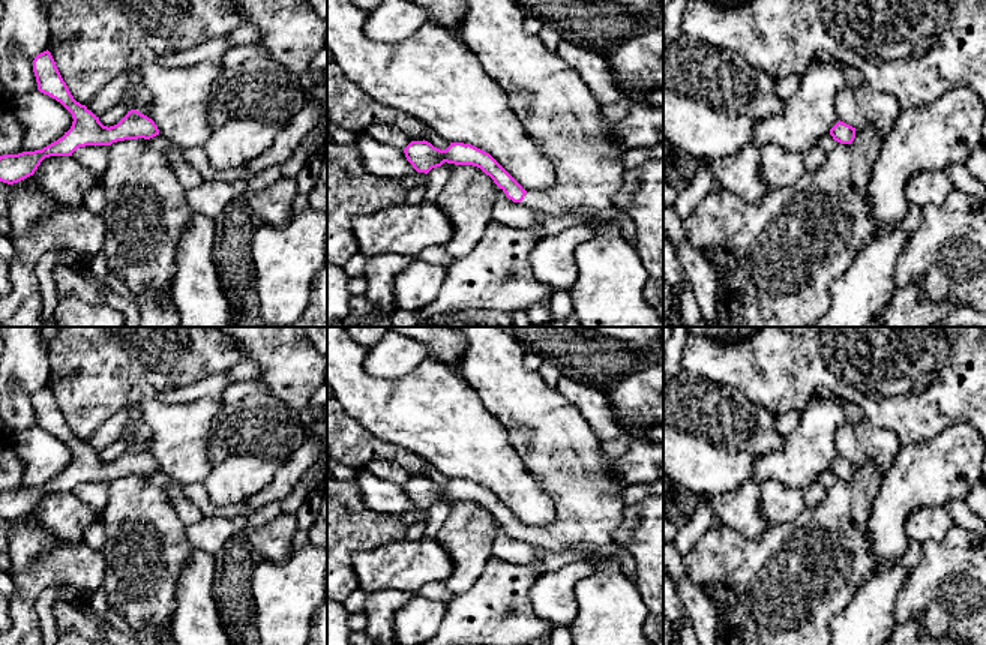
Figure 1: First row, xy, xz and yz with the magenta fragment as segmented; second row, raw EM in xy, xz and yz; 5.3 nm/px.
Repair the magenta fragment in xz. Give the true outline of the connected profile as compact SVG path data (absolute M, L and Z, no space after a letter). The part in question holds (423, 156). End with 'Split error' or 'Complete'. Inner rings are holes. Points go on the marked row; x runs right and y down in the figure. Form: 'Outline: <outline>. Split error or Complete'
Outline: M515 0L465 2L467 14L456 34L474 52L483 72L506 93L509 110L551 160L555 183L548 190L528 192L489 153L464 142L450 142L446 150L440 150L425 140L411 141L404 148L407 160L417 172L425 174L444 162L473 165L489 176L513 202L549 216L585 216L591 237L573 254L579 276L569 290L581 327L663 327L663 320L642 294L647 270L614 222L618 208L612 196L621 188L626 172L620 156L627 150L612 134L614 122L602 116L602 105L581 75L557 52L549 51L539 36L525 32L525 14Z. Split error

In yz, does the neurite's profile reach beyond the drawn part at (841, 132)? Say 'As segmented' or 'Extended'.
As segmented

